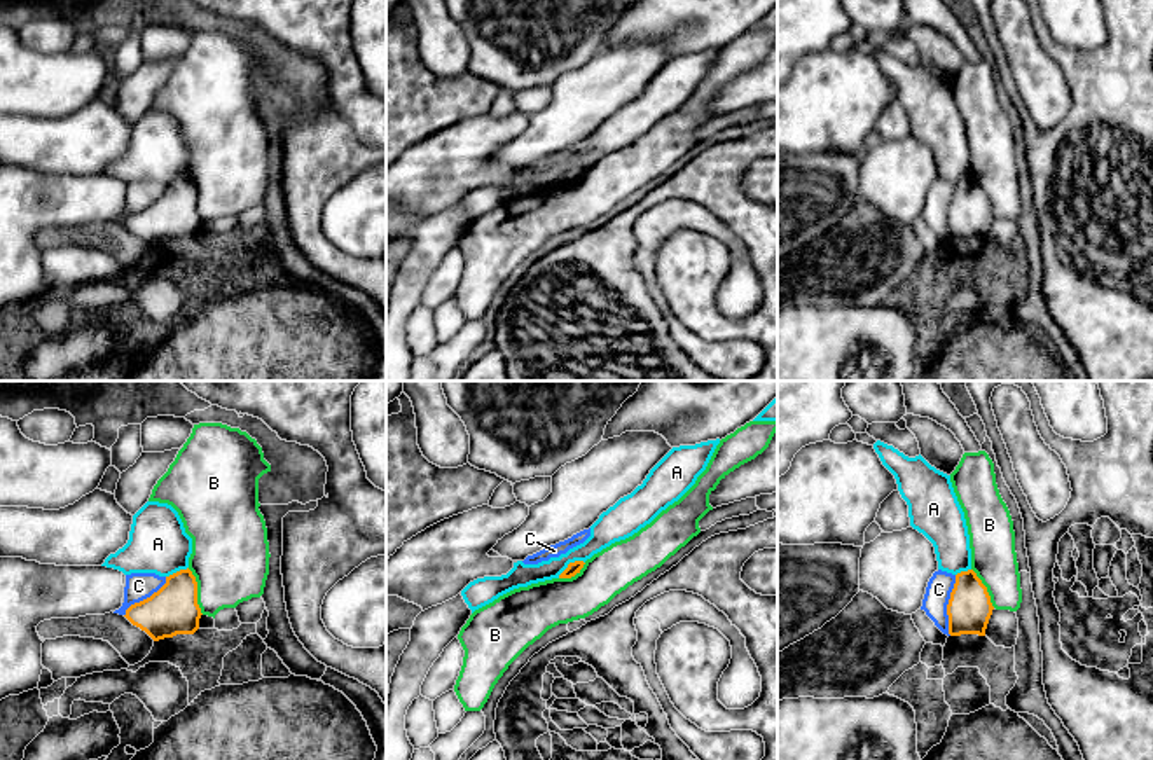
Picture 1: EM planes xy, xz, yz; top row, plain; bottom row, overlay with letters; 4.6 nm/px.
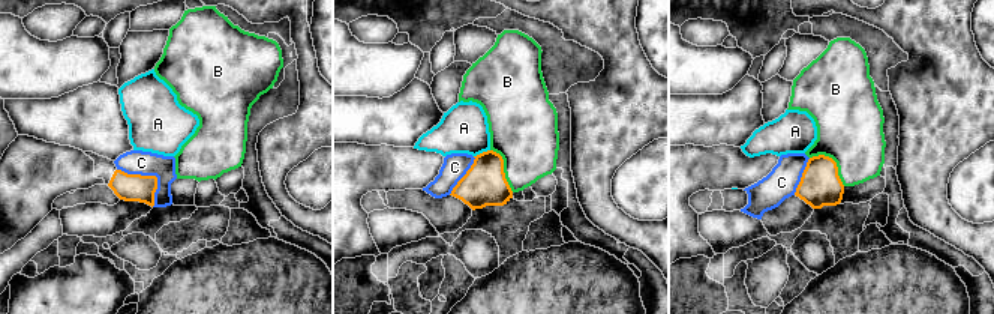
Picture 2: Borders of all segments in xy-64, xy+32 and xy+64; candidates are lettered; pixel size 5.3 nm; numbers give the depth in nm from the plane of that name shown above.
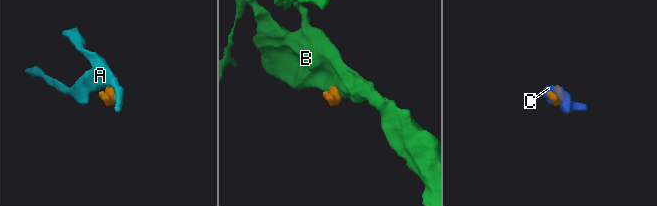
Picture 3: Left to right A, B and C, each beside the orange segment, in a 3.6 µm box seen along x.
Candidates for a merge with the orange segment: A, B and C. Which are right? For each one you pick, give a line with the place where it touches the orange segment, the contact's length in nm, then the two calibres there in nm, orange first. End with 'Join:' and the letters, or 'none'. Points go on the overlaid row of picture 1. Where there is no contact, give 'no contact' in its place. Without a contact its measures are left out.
Join: none

